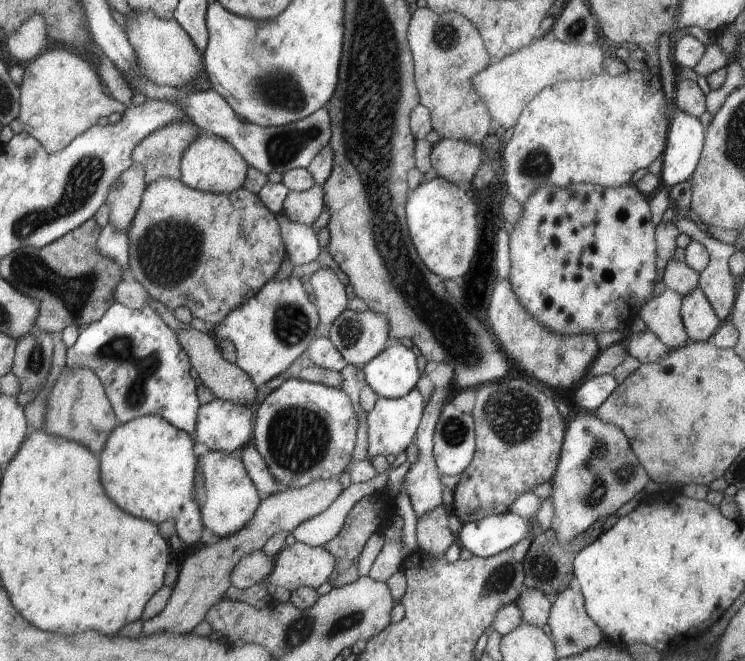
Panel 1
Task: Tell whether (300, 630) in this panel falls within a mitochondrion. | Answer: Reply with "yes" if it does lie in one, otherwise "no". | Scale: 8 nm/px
yes

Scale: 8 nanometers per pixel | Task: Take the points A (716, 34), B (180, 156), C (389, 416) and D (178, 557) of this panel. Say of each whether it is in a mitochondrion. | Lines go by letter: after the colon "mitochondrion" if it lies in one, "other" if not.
A: other
B: other
C: other
D: other

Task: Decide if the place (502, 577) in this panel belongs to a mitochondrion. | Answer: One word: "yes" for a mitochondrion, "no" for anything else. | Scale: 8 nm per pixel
yes

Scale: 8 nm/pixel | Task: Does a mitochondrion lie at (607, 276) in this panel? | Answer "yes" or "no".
no

